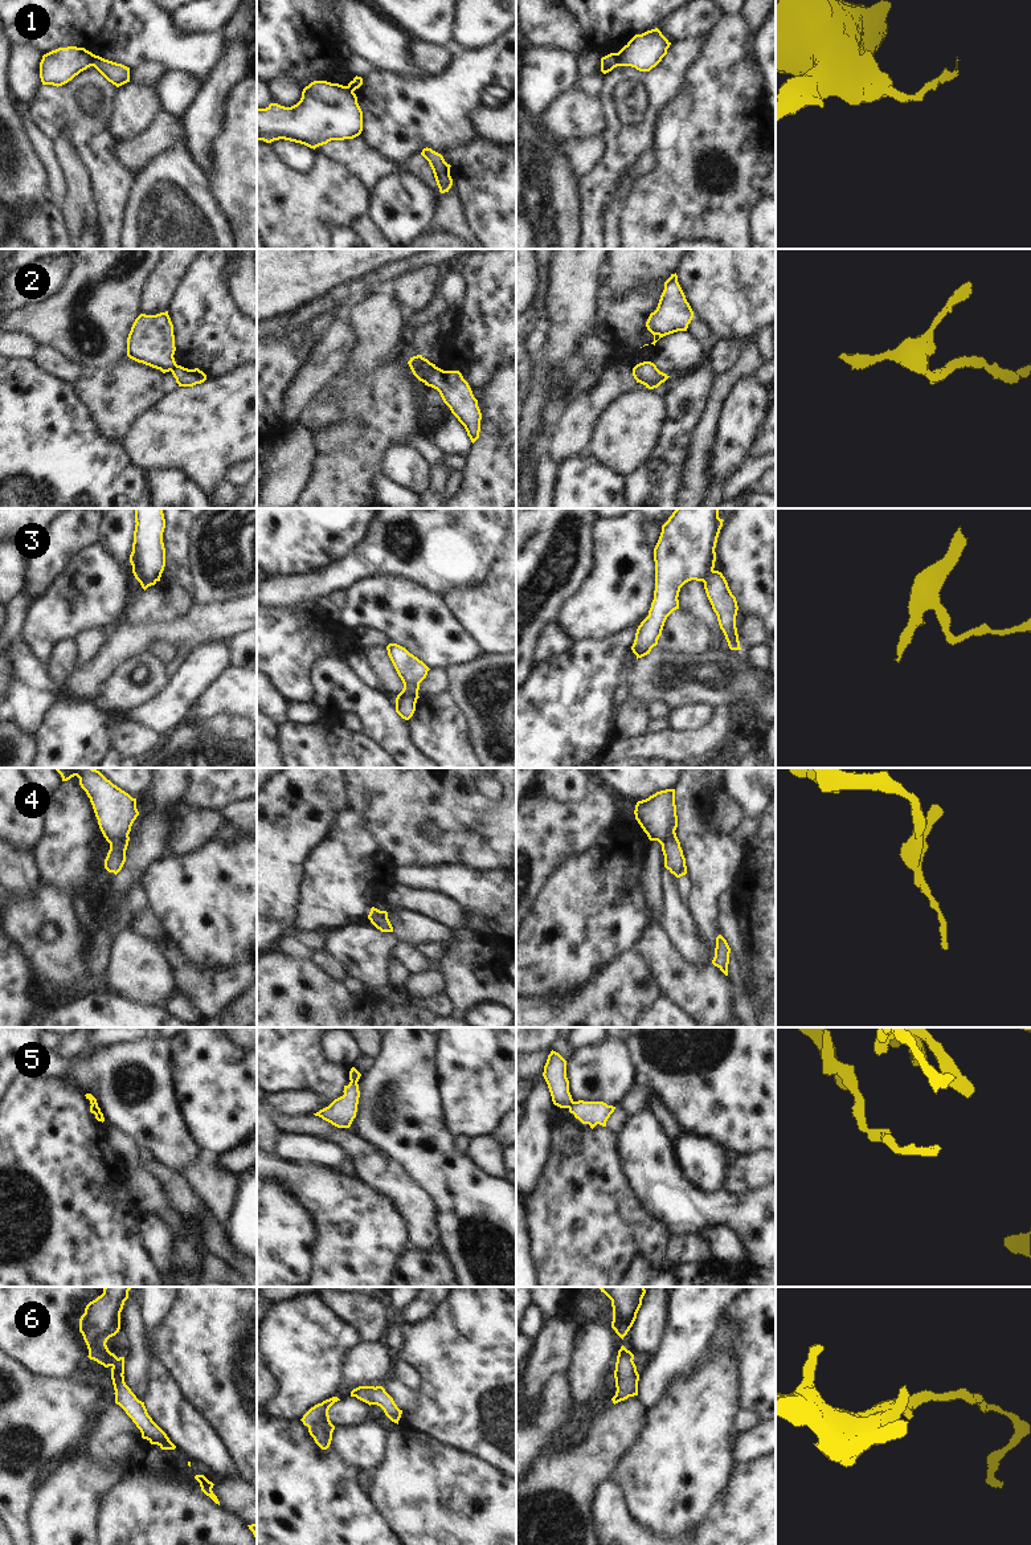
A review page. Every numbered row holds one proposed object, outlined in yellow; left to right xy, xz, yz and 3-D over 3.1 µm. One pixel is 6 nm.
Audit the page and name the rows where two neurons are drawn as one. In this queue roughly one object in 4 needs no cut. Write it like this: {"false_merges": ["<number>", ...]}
{"false_merges": ["1", "2", "3", "4", "5"]}

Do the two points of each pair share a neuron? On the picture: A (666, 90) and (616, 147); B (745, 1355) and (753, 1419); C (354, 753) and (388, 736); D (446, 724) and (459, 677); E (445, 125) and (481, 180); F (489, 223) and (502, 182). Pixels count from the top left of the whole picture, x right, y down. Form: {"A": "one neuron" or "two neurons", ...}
{"A": "one neuron", "B": "two neurons", "C": "two neurons", "D": "two neurons", "E": "two neurons", "F": "one neuron"}

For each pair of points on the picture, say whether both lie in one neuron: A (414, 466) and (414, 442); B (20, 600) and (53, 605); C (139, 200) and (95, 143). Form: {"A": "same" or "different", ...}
{"A": "different", "B": "different", "C": "different"}

